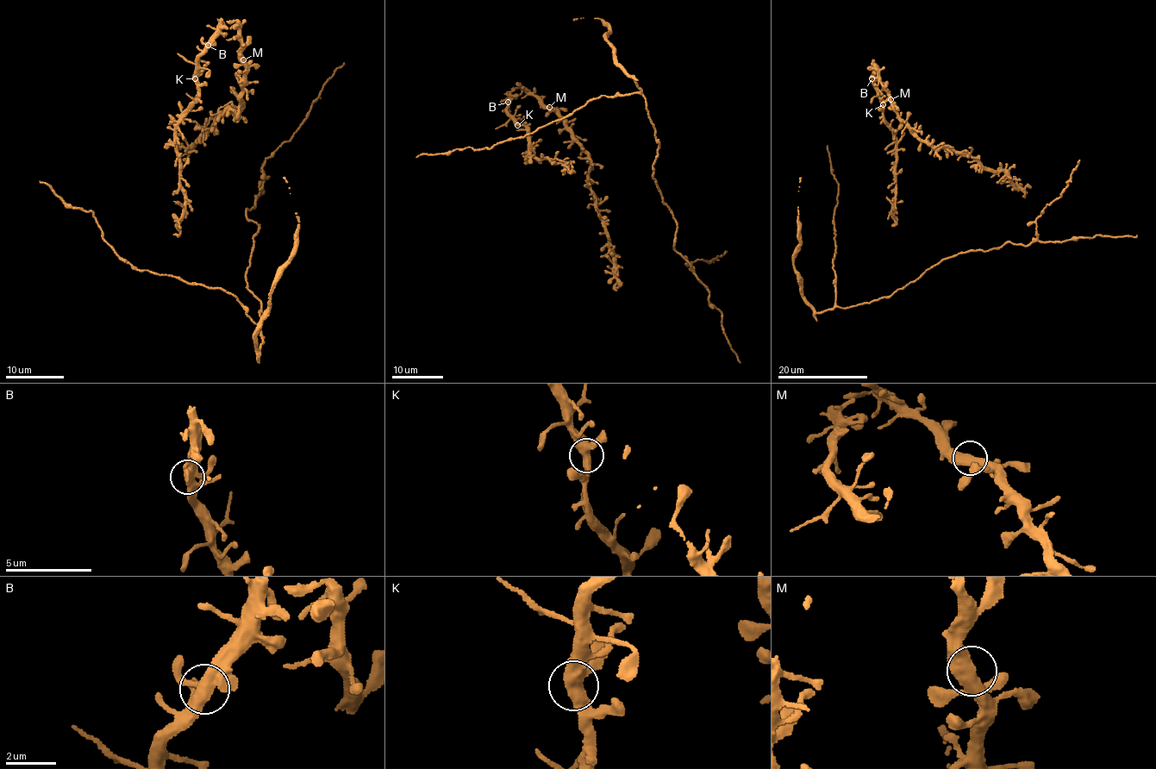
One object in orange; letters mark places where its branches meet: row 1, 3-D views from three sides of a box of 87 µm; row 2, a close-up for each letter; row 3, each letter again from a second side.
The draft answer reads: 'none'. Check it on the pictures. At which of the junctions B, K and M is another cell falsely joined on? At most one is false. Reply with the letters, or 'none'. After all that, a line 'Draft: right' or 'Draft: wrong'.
none
Draft: right

